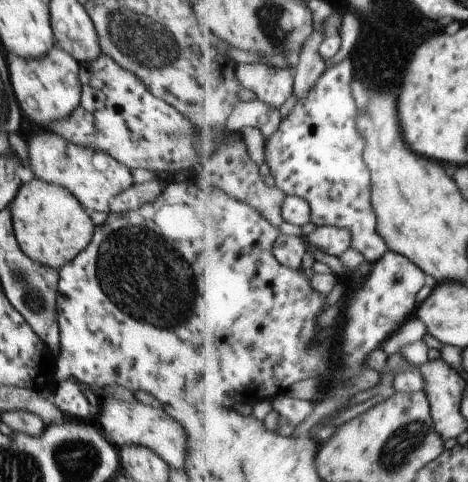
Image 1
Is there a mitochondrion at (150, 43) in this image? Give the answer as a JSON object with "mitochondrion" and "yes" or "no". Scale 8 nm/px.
{"mitochondrion":"yes"}

